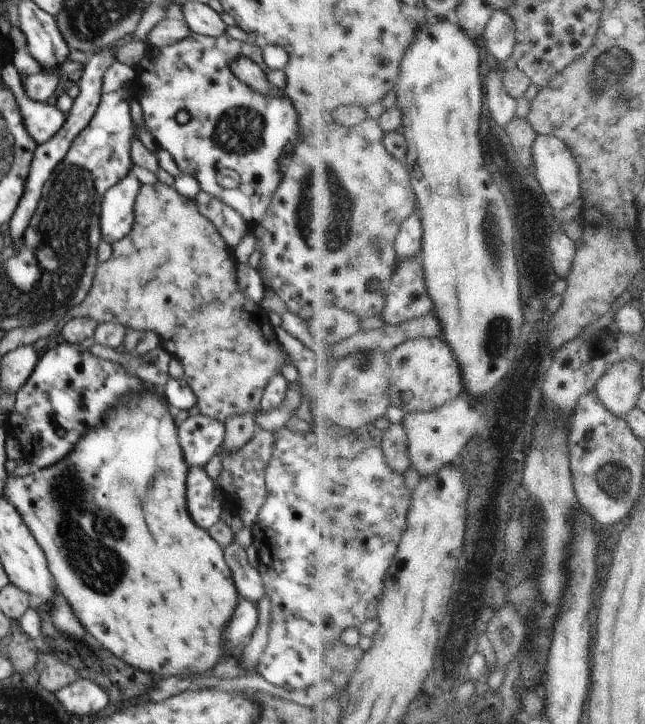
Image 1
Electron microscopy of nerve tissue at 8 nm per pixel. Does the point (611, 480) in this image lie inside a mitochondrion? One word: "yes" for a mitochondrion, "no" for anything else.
yes

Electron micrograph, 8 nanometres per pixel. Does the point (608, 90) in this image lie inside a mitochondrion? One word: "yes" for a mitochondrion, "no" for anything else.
yes

